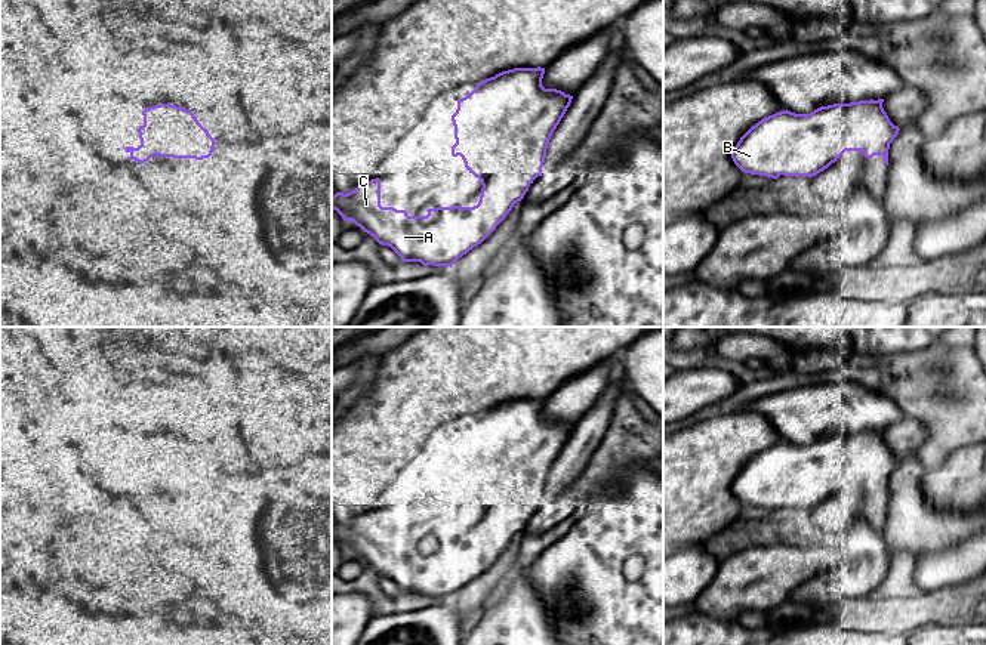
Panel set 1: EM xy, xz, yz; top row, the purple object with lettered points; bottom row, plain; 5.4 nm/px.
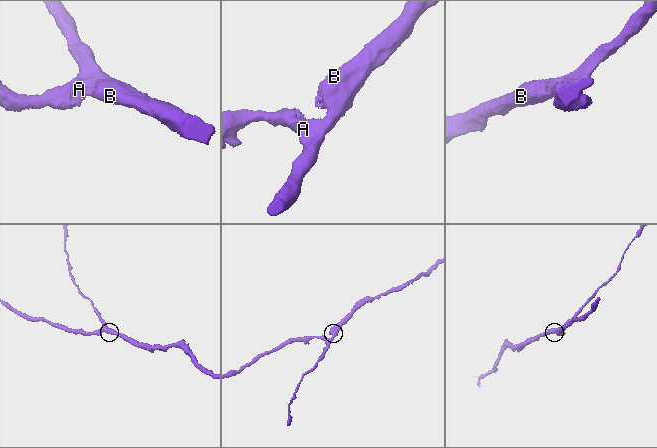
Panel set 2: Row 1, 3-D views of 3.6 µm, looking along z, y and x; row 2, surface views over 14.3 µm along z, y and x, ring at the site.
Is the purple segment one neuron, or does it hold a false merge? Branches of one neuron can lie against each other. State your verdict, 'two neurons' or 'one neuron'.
one neuron

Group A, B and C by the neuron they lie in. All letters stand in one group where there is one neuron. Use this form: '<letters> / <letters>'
A B C

